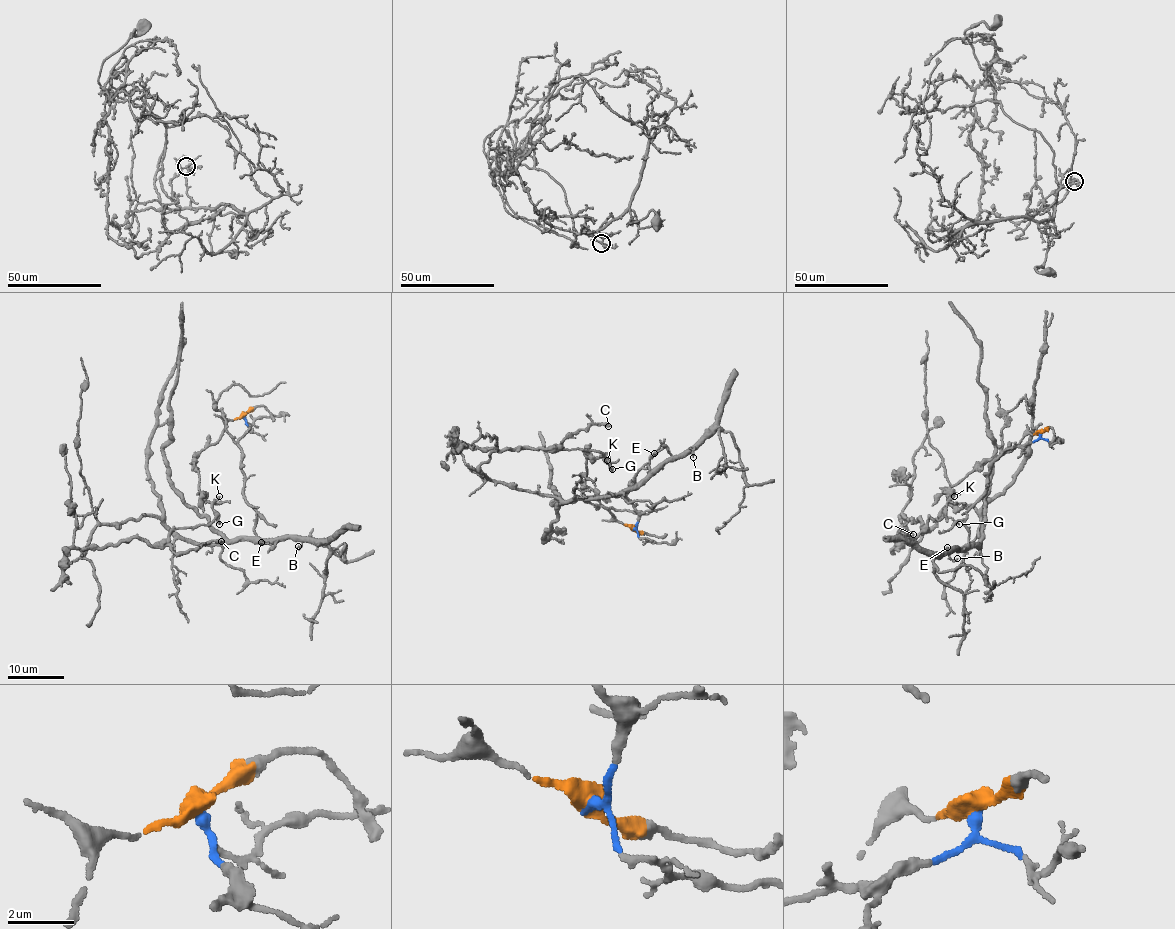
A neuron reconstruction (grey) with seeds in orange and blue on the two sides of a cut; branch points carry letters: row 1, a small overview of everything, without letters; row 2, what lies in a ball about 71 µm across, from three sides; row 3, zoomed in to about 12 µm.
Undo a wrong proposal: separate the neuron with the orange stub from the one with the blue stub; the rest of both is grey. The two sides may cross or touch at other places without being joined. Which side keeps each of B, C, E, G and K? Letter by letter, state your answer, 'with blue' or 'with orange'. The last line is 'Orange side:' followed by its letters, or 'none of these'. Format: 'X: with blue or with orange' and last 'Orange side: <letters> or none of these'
B: with blue
C: with orange
E: with blue
G: with orange
K: with orange
Orange side: C, G, K

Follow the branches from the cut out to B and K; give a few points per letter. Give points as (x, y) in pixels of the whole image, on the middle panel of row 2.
B: (633, 529), (638, 512), (625, 497), (635, 473), (648, 467), (652, 473), (694, 448), (692, 457)
K: (633, 529), (583, 493), (586, 460), (599, 458), (607, 461)

